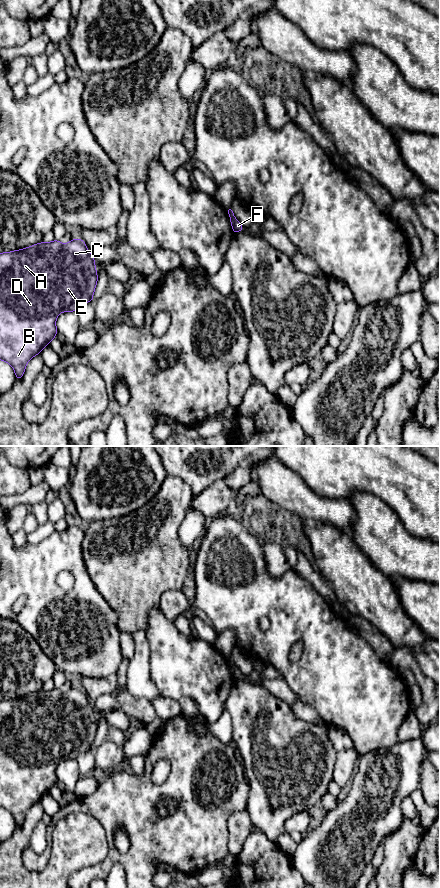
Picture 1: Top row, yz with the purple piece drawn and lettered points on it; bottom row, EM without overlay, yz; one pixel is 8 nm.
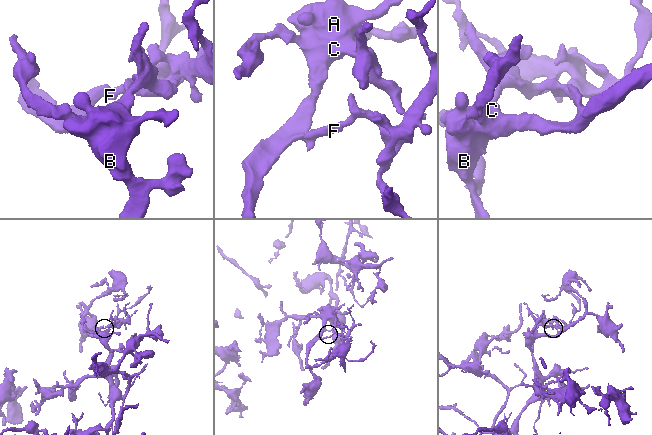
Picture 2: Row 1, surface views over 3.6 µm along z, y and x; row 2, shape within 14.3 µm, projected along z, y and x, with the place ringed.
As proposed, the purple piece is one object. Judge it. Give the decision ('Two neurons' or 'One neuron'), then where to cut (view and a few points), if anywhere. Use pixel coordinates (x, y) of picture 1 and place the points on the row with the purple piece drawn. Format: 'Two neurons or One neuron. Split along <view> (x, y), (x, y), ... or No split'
Two neurons. Split along yz (230, 216), (233, 217)

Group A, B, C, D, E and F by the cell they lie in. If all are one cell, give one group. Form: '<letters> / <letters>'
A B C D E / F

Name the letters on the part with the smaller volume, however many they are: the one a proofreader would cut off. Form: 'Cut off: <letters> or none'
Cut off: F

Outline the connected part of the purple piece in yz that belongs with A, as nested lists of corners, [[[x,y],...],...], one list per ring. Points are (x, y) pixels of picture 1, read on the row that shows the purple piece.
[[[72,239],[66,244],[59,240],[40,242],[24,249],[0,253],[0,360],[13,367],[16,379],[22,379],[28,361],[56,338],[59,314],[74,312],[80,305],[92,302],[97,282],[95,259],[83,239]]]

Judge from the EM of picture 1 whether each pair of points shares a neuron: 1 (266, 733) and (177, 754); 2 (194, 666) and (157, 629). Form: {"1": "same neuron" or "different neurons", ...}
{"1": "different neurons", "2": "same neuron"}

